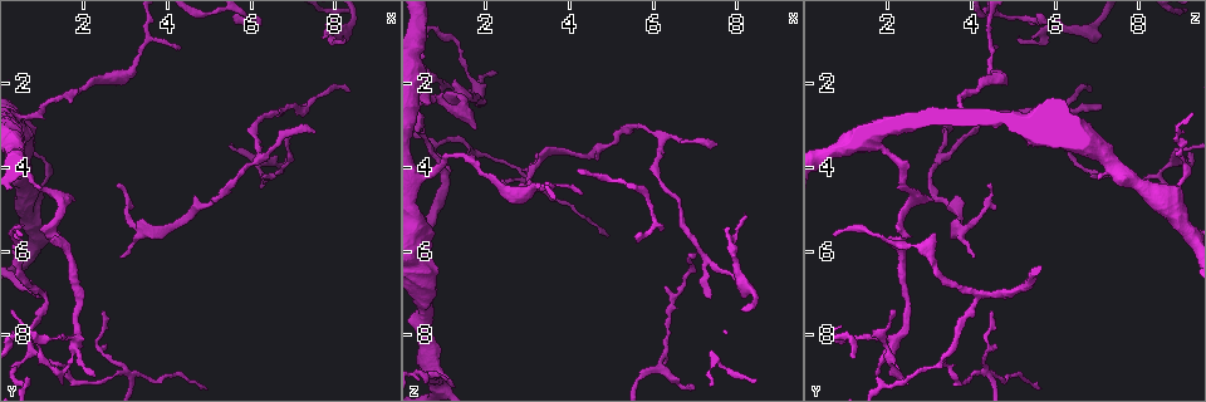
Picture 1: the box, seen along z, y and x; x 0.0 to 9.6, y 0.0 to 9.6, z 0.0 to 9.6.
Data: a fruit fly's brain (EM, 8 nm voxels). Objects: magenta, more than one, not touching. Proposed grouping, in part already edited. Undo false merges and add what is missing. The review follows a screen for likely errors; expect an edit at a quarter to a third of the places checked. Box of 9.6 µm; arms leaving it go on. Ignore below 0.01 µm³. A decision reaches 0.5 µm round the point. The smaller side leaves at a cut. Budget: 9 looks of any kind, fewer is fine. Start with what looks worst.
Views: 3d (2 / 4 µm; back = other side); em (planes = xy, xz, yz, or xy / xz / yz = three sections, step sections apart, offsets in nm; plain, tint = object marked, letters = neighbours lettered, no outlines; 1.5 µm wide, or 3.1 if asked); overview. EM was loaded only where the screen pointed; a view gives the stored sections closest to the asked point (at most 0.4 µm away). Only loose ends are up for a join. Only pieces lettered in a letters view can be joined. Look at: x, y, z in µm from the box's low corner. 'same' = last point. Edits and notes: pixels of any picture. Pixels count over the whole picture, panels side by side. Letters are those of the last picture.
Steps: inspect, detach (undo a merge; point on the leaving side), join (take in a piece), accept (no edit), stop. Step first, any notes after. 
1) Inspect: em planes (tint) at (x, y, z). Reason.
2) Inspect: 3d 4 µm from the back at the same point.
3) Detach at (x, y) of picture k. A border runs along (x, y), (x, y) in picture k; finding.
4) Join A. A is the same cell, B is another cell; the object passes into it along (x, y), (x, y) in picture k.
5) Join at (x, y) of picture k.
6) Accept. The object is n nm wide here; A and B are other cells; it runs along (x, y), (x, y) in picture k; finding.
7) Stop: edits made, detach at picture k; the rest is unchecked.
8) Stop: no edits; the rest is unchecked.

Inspect: em planes (tint) at (2.90, 8.85, 4.20). Four or more arms meet.

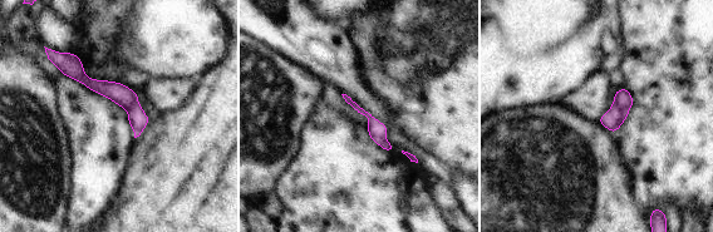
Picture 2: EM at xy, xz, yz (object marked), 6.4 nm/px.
Inspect: em planes (letters) at the same point.

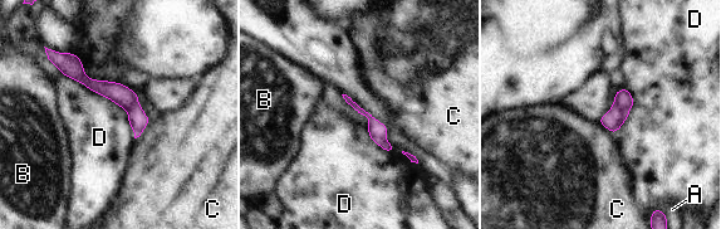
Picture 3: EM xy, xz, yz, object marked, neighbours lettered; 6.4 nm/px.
Detach at (623, 98) of picture 3. A, B, C and D are other cells; a border runs along (614, 101), (628, 111) in picture 3; a second cell is stuck on.

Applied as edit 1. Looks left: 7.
Inspect: overview.

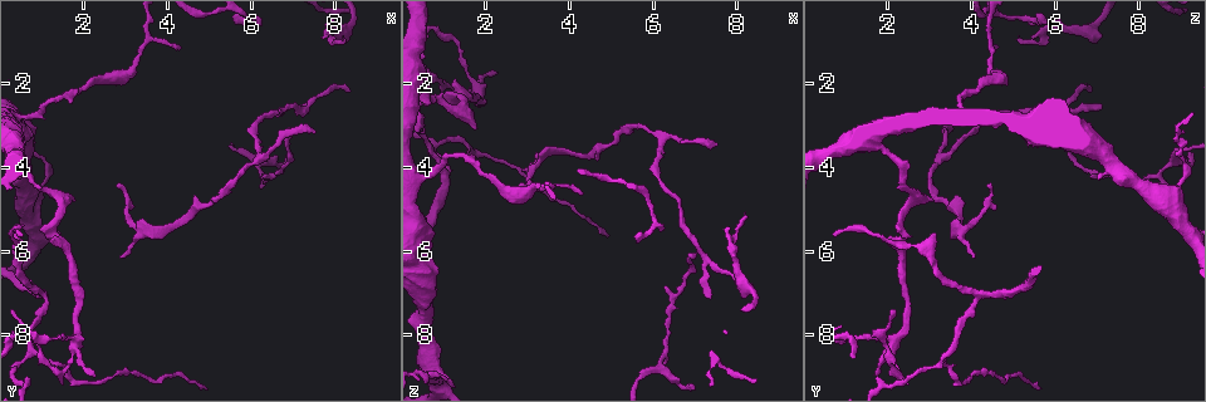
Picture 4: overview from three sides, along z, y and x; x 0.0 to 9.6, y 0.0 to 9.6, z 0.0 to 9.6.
Inspect: em planes (letters) at (2.85, 4.40, 4.45). An open end.

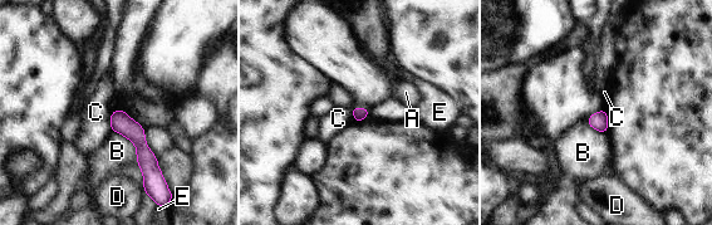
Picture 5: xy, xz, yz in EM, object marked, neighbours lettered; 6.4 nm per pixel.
Accept. The longest contact is with B, 260 nm; A, B, C, D and E are other cells; a border runs along (113, 111), (109, 117), (112, 131) in picture 5; no lettered piece goes on from it.

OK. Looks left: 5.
Inspect: 3d 2 µm at (0.90, 8.35, 2.05). Sharp bend.

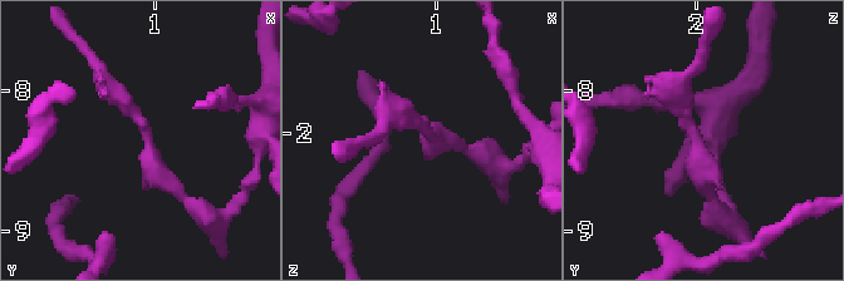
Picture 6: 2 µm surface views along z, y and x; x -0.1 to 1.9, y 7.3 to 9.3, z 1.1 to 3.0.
Inspect: em xz step 4 (letters) at (0.96, 8.32, 2.04). Shape alone is not enough.

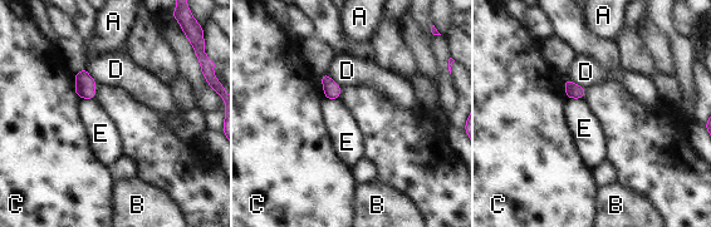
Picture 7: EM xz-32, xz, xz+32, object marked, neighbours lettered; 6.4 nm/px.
Accept. The longest contact is with D, 130 nm; A, B, C, D and E are other cells; a border runs along (583, 98), (567, 99) in picture 7; one cell here.

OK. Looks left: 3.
Stop: edits made, detach at picture 3; the rest is unchecked.

